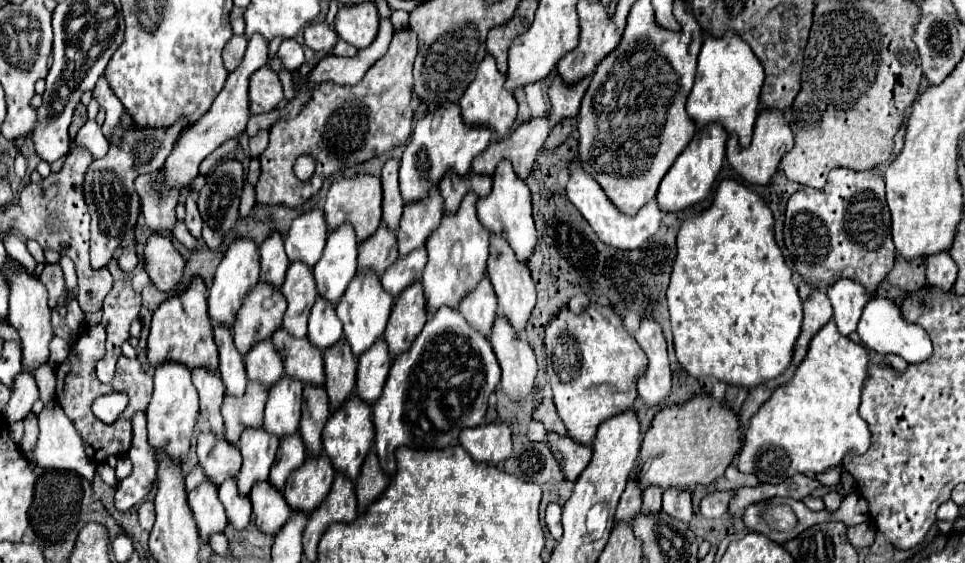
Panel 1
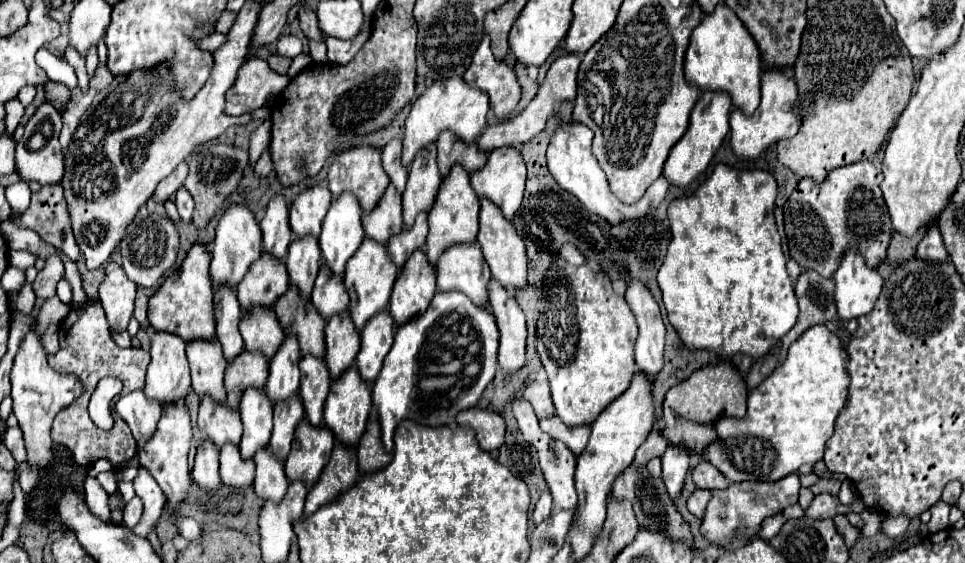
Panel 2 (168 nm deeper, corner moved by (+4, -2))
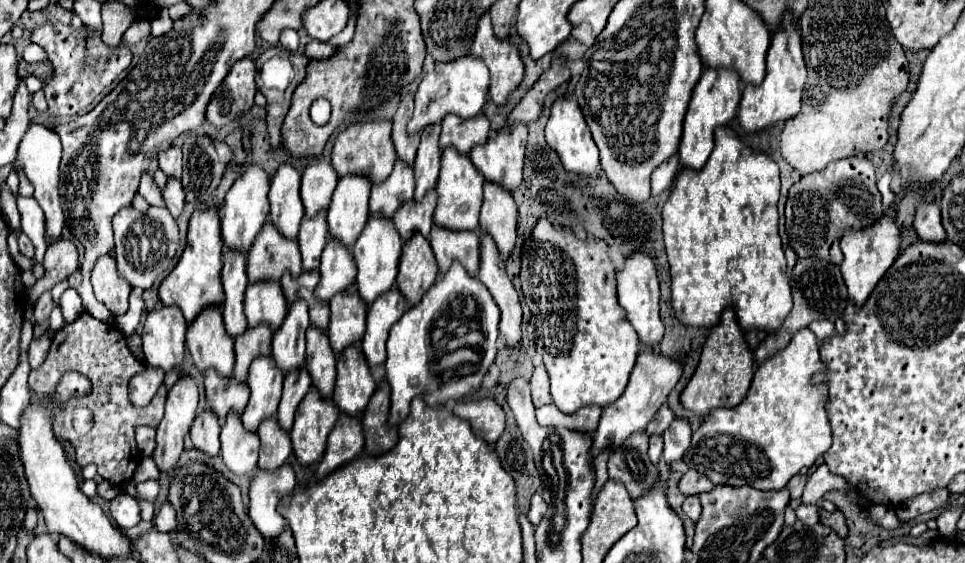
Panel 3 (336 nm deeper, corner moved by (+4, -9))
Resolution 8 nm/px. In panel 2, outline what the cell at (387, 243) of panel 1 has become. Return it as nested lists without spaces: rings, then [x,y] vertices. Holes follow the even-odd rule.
[[[389,186],[383,194],[383,200],[379,200],[377,208],[363,218],[363,230],[365,238],[371,238],[383,246],[387,246],[387,240],[391,236],[397,236],[403,230],[401,220],[401,196],[397,196],[395,188]]]

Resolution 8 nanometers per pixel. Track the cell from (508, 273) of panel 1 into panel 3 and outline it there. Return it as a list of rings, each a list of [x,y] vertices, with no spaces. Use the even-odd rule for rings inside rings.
[[[485,183],[483,185],[483,207],[481,207],[481,229],[489,233],[497,249],[503,257],[509,257],[513,245],[515,245],[515,219],[517,219],[517,207],[513,201],[513,195],[503,191],[503,187],[497,187],[499,183]]]

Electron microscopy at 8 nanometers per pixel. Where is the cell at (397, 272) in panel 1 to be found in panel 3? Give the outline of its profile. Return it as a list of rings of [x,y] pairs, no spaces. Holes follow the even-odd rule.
[[[433,187],[431,191],[427,191],[427,195],[421,201],[411,199],[411,203],[407,203],[407,207],[399,207],[399,211],[395,211],[393,223],[405,241],[415,231],[419,231],[423,237],[429,237],[435,203],[437,203],[437,195],[435,195],[435,187]]]

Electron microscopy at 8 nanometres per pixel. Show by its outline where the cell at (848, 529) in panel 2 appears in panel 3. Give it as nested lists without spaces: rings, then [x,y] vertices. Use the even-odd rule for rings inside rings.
[[[821,509],[821,513],[819,513],[819,521],[821,521],[823,525],[829,525],[839,537],[845,537],[845,535],[847,535],[845,517],[843,517],[841,511],[833,511],[833,513],[829,513],[829,511]]]

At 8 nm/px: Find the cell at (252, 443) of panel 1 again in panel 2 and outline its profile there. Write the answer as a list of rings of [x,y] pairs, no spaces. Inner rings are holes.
[[[247,388],[239,404],[239,414],[243,422],[243,438],[239,448],[243,460],[249,460],[269,444],[273,428],[273,406],[263,390]]]

